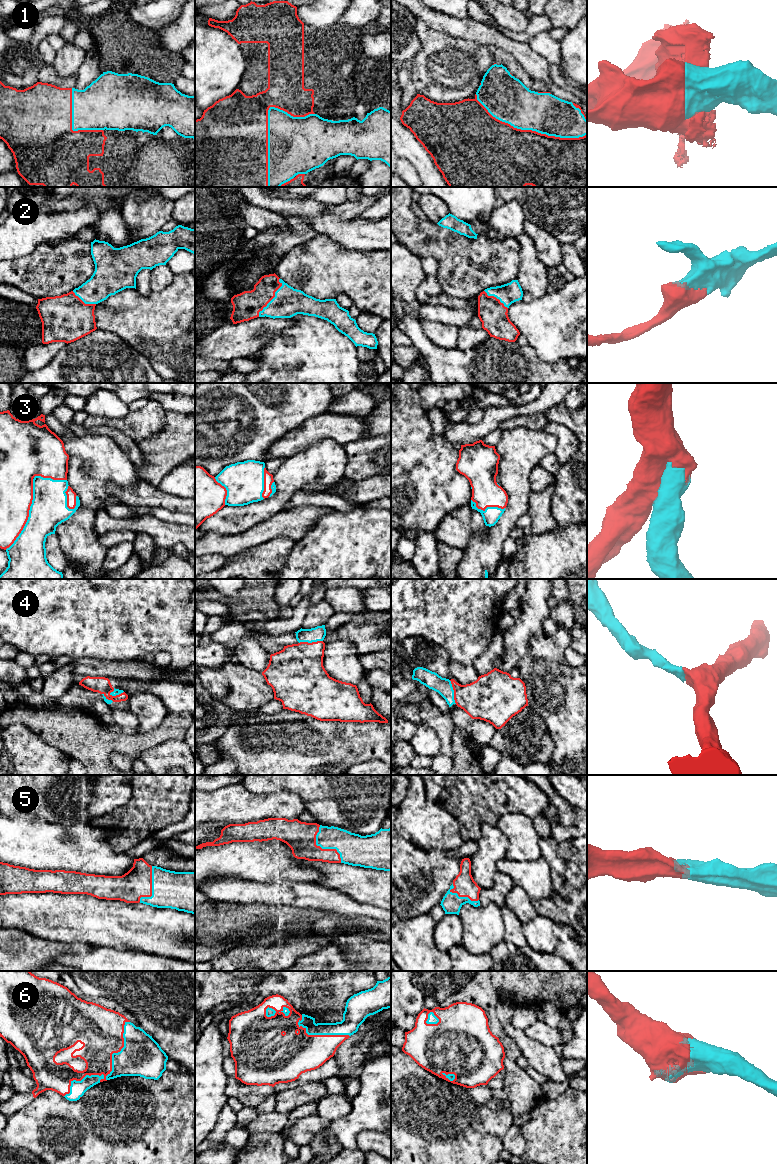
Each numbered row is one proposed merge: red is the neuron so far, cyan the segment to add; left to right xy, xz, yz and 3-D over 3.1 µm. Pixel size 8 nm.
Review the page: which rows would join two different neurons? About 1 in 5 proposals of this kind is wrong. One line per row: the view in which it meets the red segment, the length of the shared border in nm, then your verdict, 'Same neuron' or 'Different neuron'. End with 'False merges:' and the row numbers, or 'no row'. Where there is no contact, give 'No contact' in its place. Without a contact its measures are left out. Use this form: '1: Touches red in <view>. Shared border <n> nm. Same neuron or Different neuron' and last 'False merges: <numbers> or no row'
1: Touches red in xz. Shared border 700 nm. Same neuron
2: Touches red in xz. Shared border 360 nm. Same neuron
3: Touches red in xy. Shared border 600 nm. Same neuron
4: Touches red in xz. Shared border 190 nm. Same neuron
5: Touches red in xz. Shared border 360 nm. Same neuron
6: Touches red in xy. Shared border 800 nm. Same neuron
False merges: no row

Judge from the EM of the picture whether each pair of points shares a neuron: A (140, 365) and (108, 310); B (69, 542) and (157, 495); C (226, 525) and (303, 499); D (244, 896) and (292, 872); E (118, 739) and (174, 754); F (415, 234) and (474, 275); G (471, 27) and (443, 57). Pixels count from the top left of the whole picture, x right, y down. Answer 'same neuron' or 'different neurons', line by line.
A: different neurons
B: different neurons
C: different neurons
D: different neurons
E: different neurons
F: same neuron
G: different neurons

